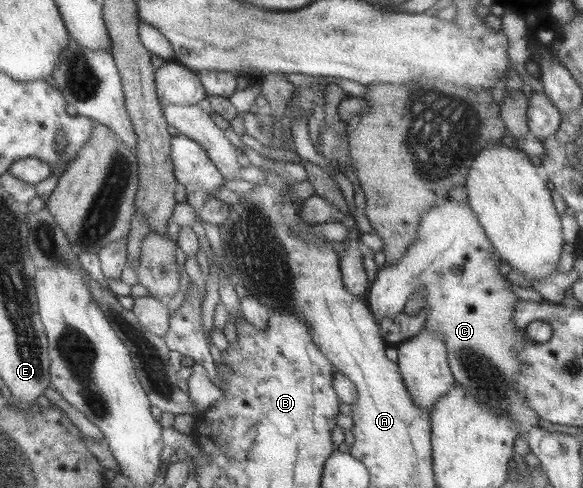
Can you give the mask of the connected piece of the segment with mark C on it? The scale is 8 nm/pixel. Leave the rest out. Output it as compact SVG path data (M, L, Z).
M448 196L448 199L434 204L421 213L417 238L395 264L378 269L377 277L369 288L366 300L379 323L384 316L394 317L402 312L410 296L419 287L425 287L423 297L427 307L425 326L441 335L446 348L448 365L455 381L463 387L466 395L475 397L494 415L505 415L511 421L515 421L518 438L528 439L529 431L539 426L538 421L541 417L527 404L527 399L517 384L519 371L521 371L519 351L525 346L527 339L515 324L514 312L519 298L514 294L513 285L508 278L502 275L499 267L496 266L495 252L469 200L456 201Z

